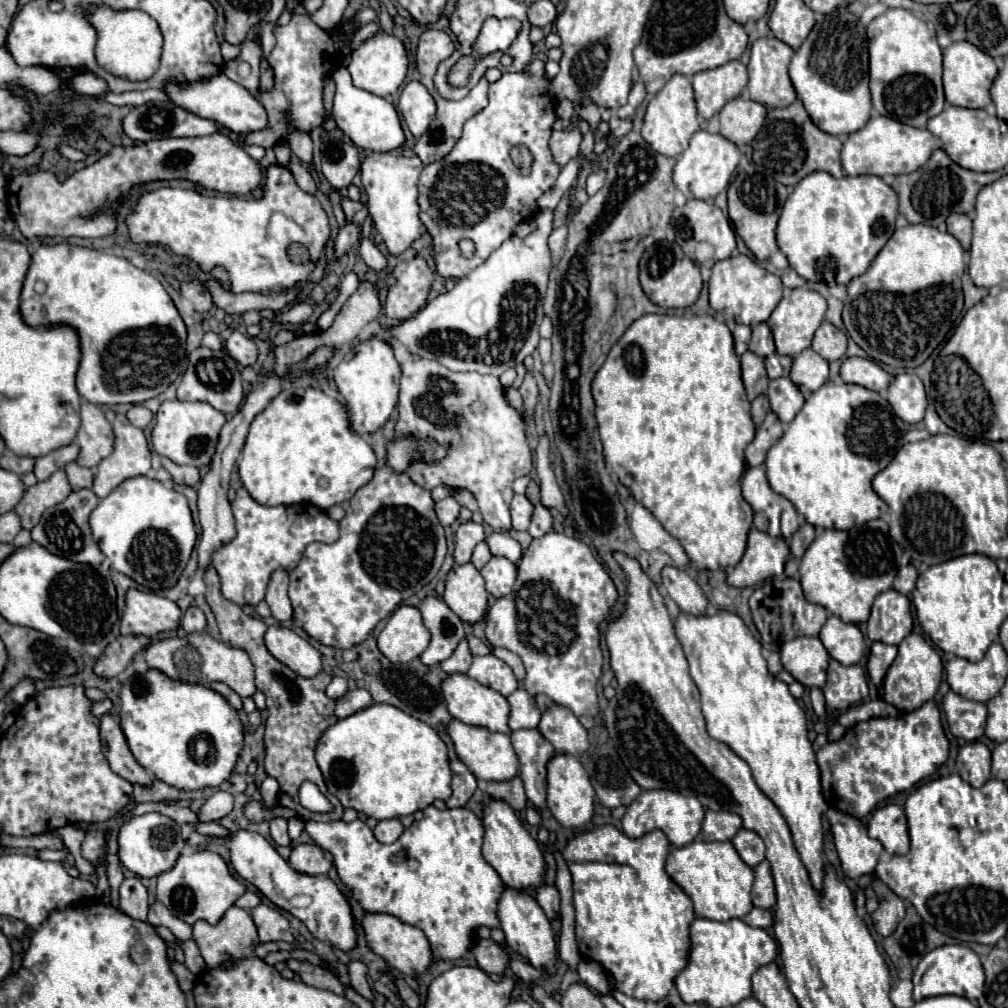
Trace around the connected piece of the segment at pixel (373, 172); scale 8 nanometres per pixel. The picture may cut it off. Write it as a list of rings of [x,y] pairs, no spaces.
[[[366,153],[362,165],[360,165],[360,177],[362,177],[362,187],[366,191],[366,205],[368,213],[374,221],[376,231],[382,235],[388,251],[392,255],[402,253],[408,249],[424,231],[424,223],[420,221],[418,213],[418,177],[422,173],[424,165],[422,161],[412,155],[412,157],[402,157],[394,153]]]

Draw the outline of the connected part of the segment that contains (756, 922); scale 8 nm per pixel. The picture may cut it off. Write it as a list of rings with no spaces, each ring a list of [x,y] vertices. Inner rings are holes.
[[[752,909],[746,917],[744,923],[748,923],[750,927],[770,927],[772,925],[772,913],[768,909]]]

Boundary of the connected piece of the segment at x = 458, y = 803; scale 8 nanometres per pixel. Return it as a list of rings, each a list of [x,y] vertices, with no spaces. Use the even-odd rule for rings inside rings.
[[[452,761],[452,797],[446,801],[446,805],[452,807],[464,807],[468,799],[476,791],[476,777],[462,761]]]

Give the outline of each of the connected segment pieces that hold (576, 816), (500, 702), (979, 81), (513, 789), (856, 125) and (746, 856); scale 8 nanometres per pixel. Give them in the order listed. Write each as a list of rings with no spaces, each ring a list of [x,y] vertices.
[[[556,753],[548,767],[548,809],[552,811],[554,819],[566,829],[586,831],[586,825],[594,817],[594,797],[596,797],[594,787],[582,763],[572,755]]]
[[[448,675],[448,679],[442,683],[442,693],[448,705],[448,711],[452,713],[454,719],[466,723],[466,725],[474,725],[474,727],[484,727],[492,733],[508,733],[510,735],[510,727],[508,727],[508,717],[510,717],[510,705],[506,701],[504,695],[500,695],[498,691],[480,685],[478,681],[470,679],[468,675]]]
[[[960,41],[944,49],[944,93],[950,105],[968,107],[968,109],[986,109],[992,103],[990,87],[996,75],[998,75],[998,69],[994,59],[978,51],[978,47],[974,47],[972,43]]]
[[[514,777],[510,781],[502,781],[502,783],[496,783],[496,781],[490,781],[486,785],[486,795],[492,797],[492,799],[500,799],[500,801],[506,801],[514,811],[522,811],[528,803],[526,799],[526,793],[522,791],[522,781],[520,777]]]
[[[846,9],[816,15],[816,25],[790,61],[790,81],[804,103],[812,123],[836,137],[850,135],[866,125],[872,103],[868,91],[868,41],[866,29]]]
[[[748,829],[738,831],[738,835],[732,839],[732,845],[746,865],[756,867],[760,861],[764,861],[766,847],[764,847],[764,841],[754,831],[748,831]]]

